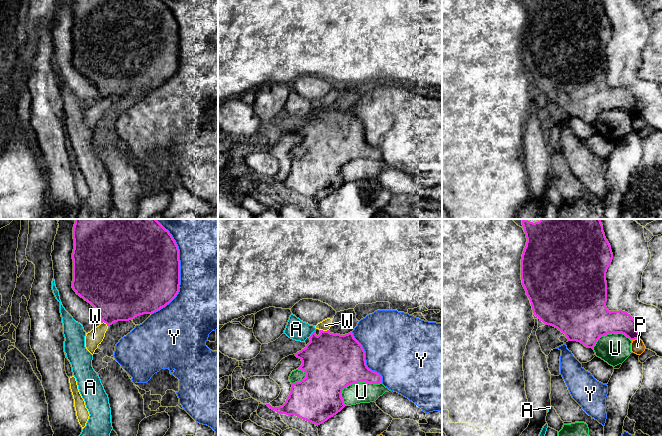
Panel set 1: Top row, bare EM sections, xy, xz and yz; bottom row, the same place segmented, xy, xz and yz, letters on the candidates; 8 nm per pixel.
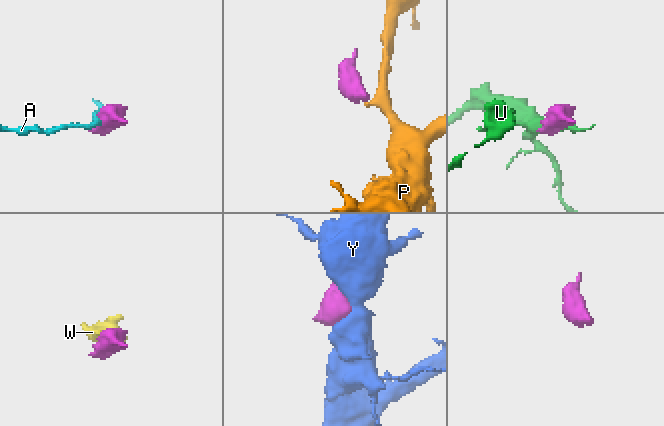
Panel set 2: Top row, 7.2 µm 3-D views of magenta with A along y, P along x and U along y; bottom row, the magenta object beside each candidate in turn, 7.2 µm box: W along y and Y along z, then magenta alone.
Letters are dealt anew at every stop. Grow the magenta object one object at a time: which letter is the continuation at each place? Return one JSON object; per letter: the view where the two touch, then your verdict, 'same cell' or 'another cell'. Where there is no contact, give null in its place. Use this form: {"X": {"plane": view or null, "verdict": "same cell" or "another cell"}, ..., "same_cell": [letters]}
{"A": {"plane": "xz", "verdict": "another cell"}, "P": {"plane": "yz", "verdict": "another cell"}, "U": {"plane": "xz", "verdict": "another cell"}, "W": {"plane": "xz", "verdict": "another cell"}, "Y": {"plane": "xy", "verdict": "another cell"}, "same_cell": []}

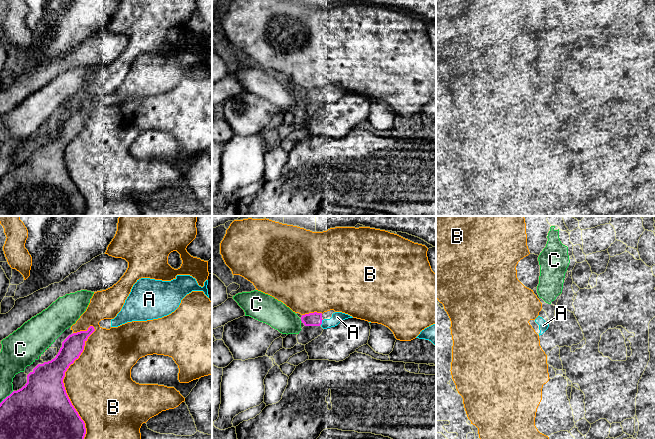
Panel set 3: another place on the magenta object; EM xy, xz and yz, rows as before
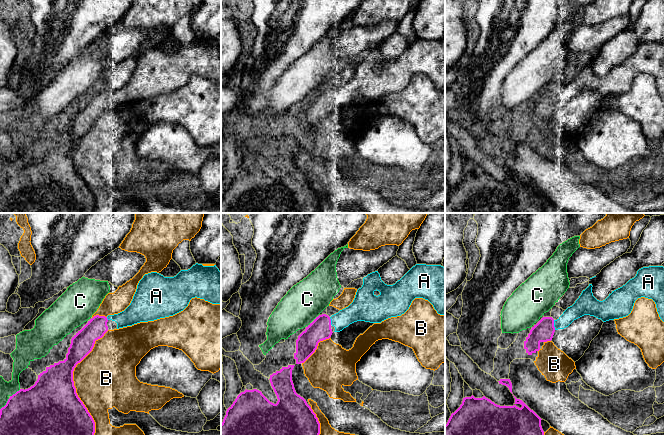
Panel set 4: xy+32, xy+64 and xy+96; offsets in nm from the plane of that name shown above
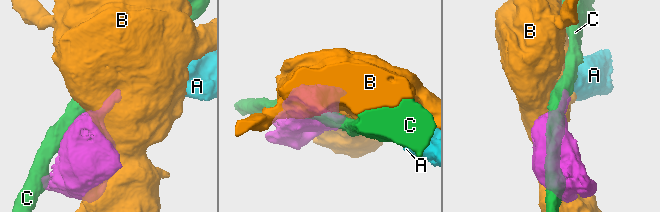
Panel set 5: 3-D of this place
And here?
{"A": {"plane": "xz", "verdict": "same cell"}, "B": {"plane": "xy", "verdict": "another cell"}, "C": {"plane": "xy", "verdict": "another cell"}, "same_cell": ["A"]}

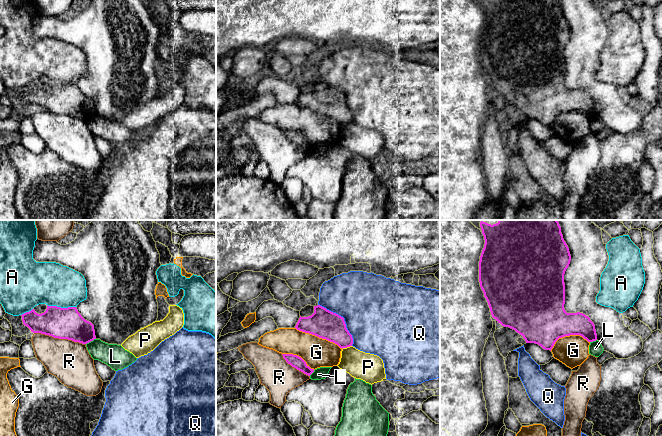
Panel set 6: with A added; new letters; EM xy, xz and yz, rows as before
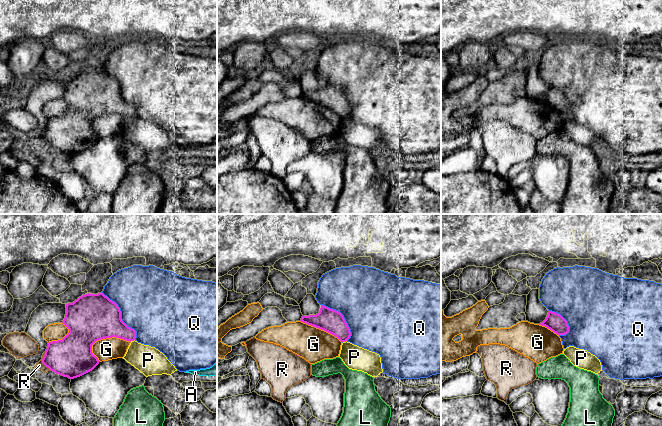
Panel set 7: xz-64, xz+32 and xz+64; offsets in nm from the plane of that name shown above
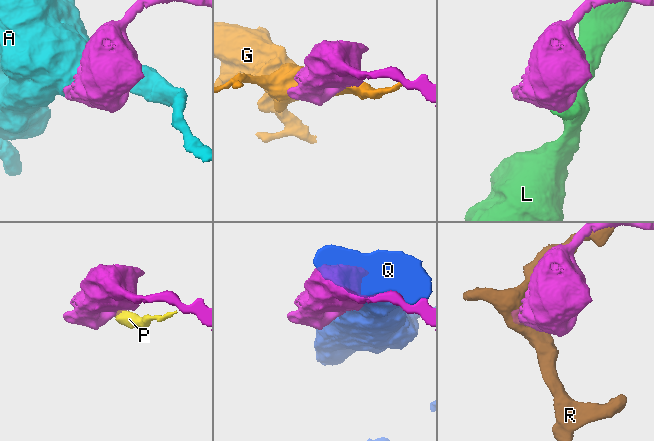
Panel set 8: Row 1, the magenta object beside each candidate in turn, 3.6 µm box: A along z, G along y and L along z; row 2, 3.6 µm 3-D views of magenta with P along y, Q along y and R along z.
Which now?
{"A": {"plane": "xy", "verdict": "another cell"}, "G": {"plane": "xz", "verdict": "another cell"}, "L": {"plane": "xy", "verdict": "another cell"}, "P": {"plane": "xz", "verdict": "another cell"}, "Q": {"plane": "xz", "verdict": "another cell"}, "R": {"plane": "xy", "verdict": "another cell"}, "same_cell": []}

